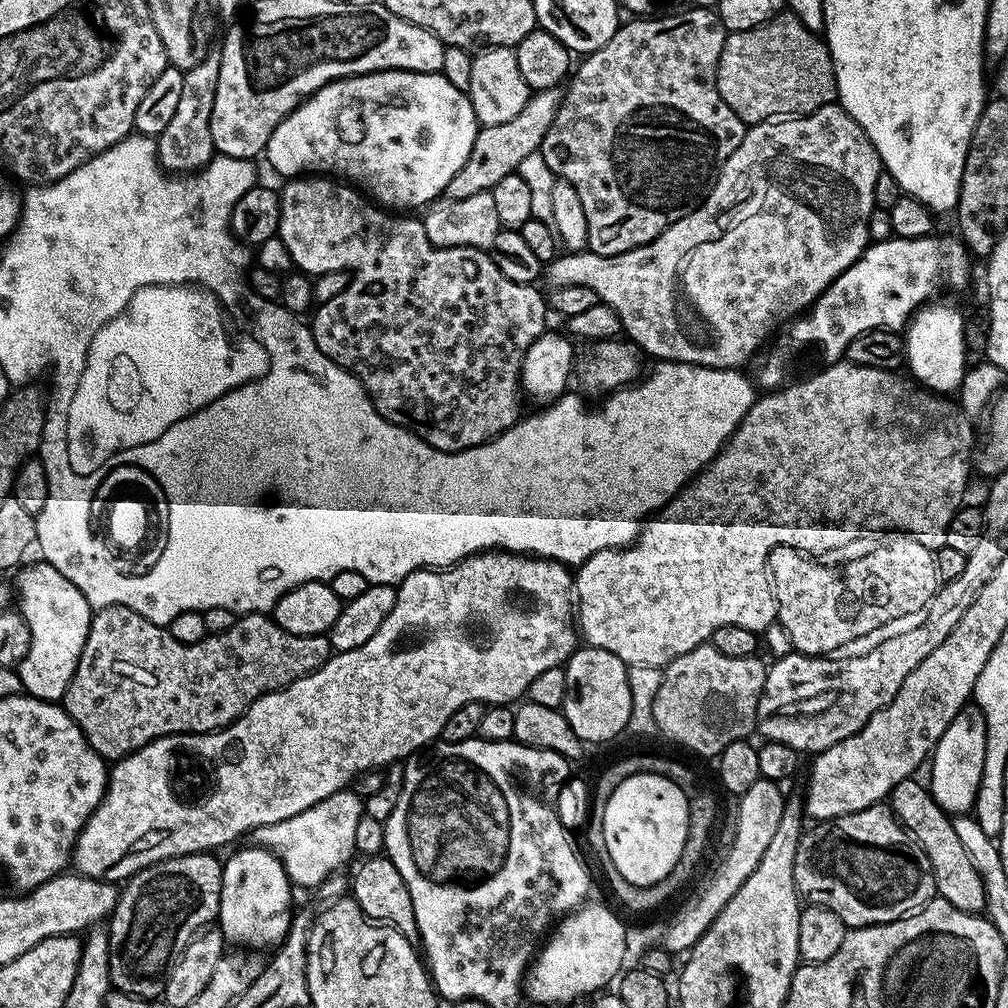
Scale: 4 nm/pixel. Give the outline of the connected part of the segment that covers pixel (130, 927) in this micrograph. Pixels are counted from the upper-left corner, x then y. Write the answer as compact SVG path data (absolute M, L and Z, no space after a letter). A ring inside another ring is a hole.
M195 852L193 856L159 860L129 876L119 889L116 909L106 924L110 978L115 991L137 996L140 1000L154 1000L165 995L172 964L190 941L220 915L224 865L214 857L207 852Z

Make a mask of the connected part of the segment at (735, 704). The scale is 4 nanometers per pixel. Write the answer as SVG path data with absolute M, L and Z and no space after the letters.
M705 642L682 654L676 660L671 660L663 669L661 686L653 700L654 721L657 723L657 733L666 739L697 752L700 756L719 757L720 751L730 742L738 742L751 737L757 727L757 712L760 695L766 682L769 665L760 661L759 655L746 658L730 658L722 654L711 642Z

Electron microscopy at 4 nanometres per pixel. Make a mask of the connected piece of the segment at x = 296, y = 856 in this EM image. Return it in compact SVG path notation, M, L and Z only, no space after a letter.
M345 790L322 798L314 806L294 814L294 818L254 828L250 833L251 843L258 848L266 848L282 862L288 879L293 885L309 890L320 887L327 876L341 871L356 852L354 833L358 831L358 822L366 815L364 800L355 791Z

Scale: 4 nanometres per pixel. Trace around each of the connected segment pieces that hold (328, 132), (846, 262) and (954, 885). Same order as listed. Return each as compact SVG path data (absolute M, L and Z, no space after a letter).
M371 72L321 83L318 91L301 99L300 105L282 122L278 122L278 126L270 134L266 157L268 156L269 162L272 163L273 170L281 172L284 178L300 178L305 174L331 174L333 177L343 178L349 185L355 186L385 209L416 210L412 208L423 209L431 205L443 193L450 178L454 178L454 174L462 170L466 158L470 158L470 150L474 146L477 131L478 121L472 103L468 101L467 91L455 88L440 72Z
M839 103L824 104L817 112L810 112L807 116L764 120L760 124L751 125L745 131L742 142L734 150L734 154L726 158L726 162L718 170L708 195L701 200L699 206L678 222L671 224L658 238L617 256L603 256L599 250L558 254L546 265L546 280L548 276L552 288L590 286L594 290L597 301L601 304L609 304L618 314L620 327L626 333L627 339L635 344L641 353L648 355L649 352L650 355L657 356L655 358L657 361L695 364L702 368L740 370L745 367L743 364L752 355L755 357L765 347L766 341L777 329L787 324L797 313L807 312L816 303L816 299L868 247L870 243L868 223L872 212L877 209L874 182L878 182L878 174L881 170L878 150L874 150L862 126L858 126L858 122L854 122L854 118L850 118L850 114L846 109L841 108Z
M909 778L898 782L892 788L890 807L896 813L896 819L908 829L913 840L920 845L932 867L934 882L939 899L950 902L950 906L958 906L963 912L984 912L986 890L982 886L982 878L978 870L974 870L974 862L970 862L970 854L966 854L966 846L954 834L954 826L949 813L936 805L931 791L919 784L919 779Z

